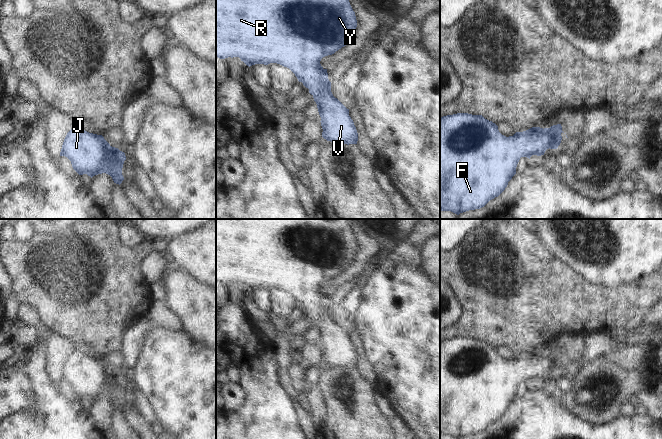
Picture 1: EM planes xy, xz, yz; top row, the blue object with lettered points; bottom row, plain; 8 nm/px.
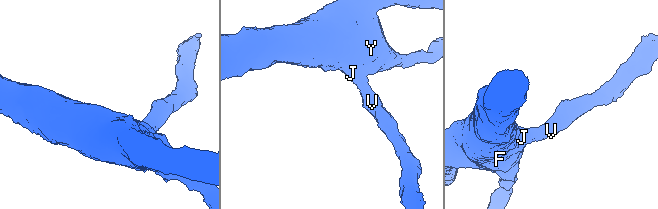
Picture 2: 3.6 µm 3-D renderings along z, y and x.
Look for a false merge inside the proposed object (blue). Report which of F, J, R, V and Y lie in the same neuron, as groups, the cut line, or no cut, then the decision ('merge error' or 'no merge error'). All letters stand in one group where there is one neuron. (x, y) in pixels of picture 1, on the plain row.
groups F J R V Y; cut none; no merge error

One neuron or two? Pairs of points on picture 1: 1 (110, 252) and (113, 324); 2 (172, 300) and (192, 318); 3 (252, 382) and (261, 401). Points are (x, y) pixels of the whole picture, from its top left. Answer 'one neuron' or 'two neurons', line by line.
1: one neuron
2: one neuron
3: one neuron

